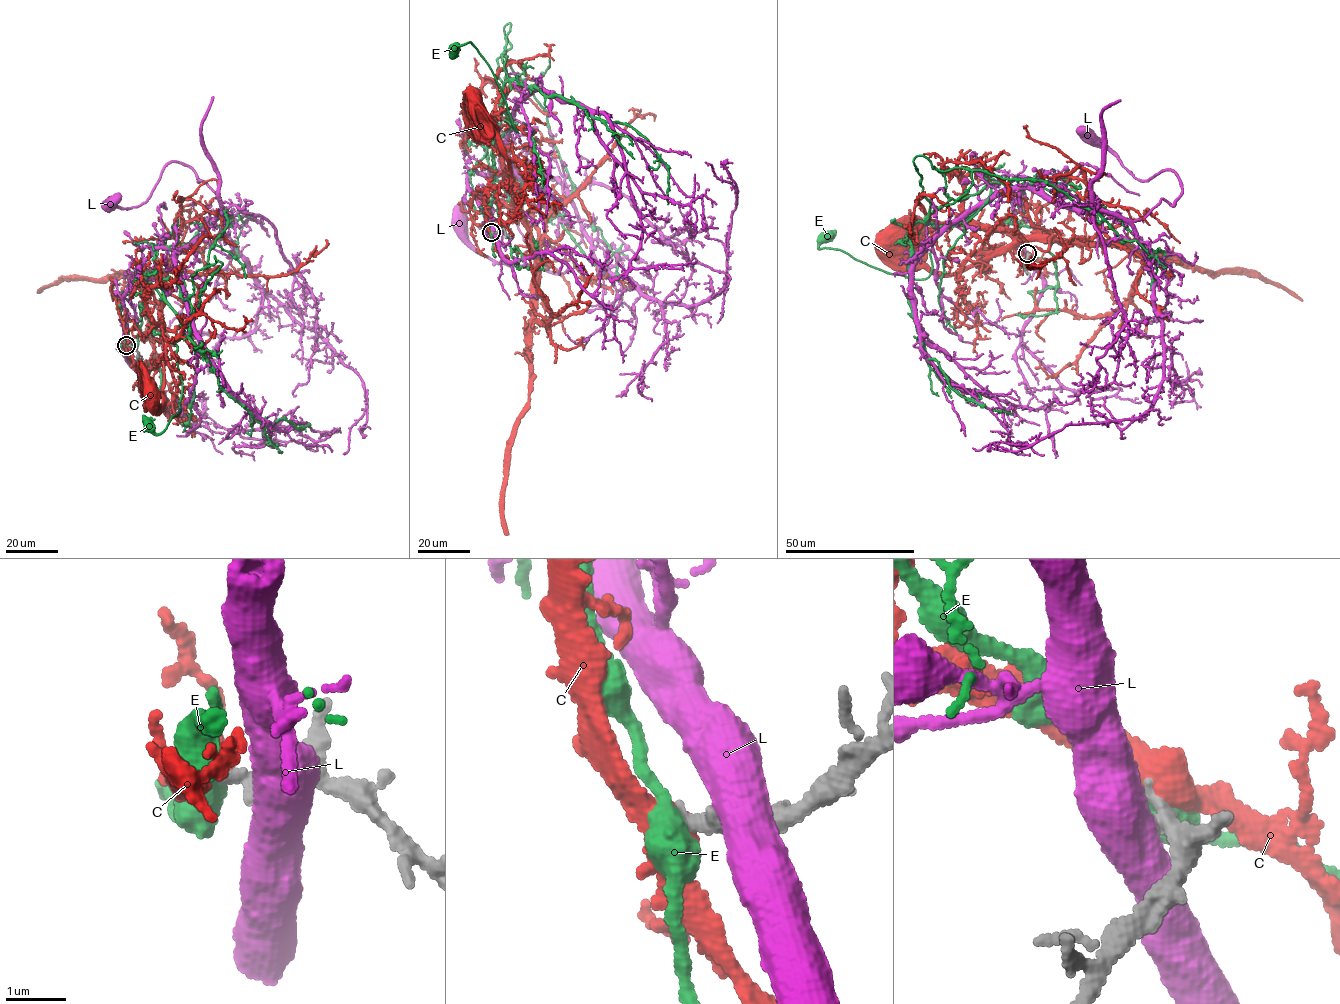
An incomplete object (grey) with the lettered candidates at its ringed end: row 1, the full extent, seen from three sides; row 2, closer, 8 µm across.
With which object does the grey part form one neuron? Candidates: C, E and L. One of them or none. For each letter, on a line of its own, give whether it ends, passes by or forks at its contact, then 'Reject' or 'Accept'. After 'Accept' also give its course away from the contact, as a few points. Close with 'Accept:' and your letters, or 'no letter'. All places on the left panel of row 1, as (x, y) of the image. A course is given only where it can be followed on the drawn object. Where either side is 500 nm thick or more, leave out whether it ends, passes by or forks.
C: It forks there. Accept. Its course: (126, 345), (133, 362), (144, 368), (154, 367), (164, 358), (164, 401), (160, 405), (152, 397)
E: It passes by. Reject
L: Reject
Accept: C

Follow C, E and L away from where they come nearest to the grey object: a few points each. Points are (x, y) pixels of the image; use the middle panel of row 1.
C: (492, 232), (486, 220), (485, 191), (506, 185), (513, 177), (497, 126), (479, 112)
E: (492, 233), (483, 211), (494, 195), (497, 119), (518, 132), (477, 48), (467, 42), (455, 49)
L: (493, 232), (467, 173), (519, 175), (569, 201), (582, 238), (561, 273), (498, 264), (469, 241), (459, 218)

